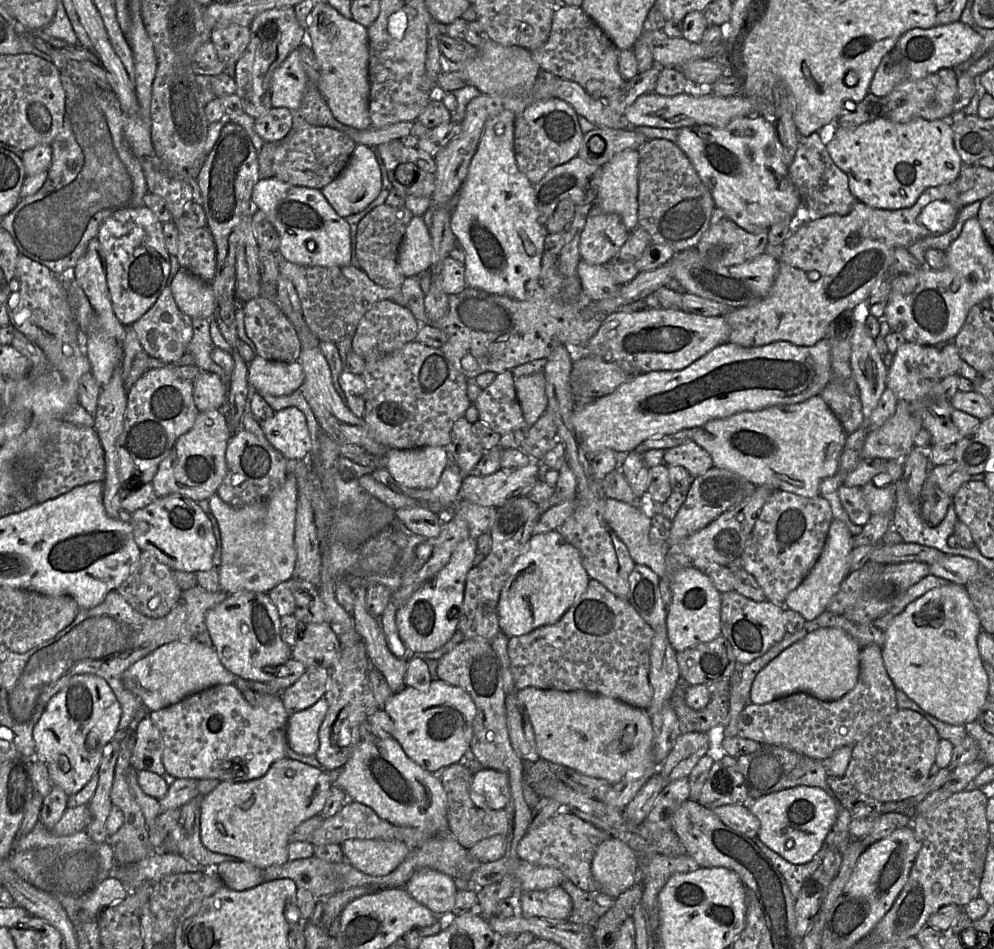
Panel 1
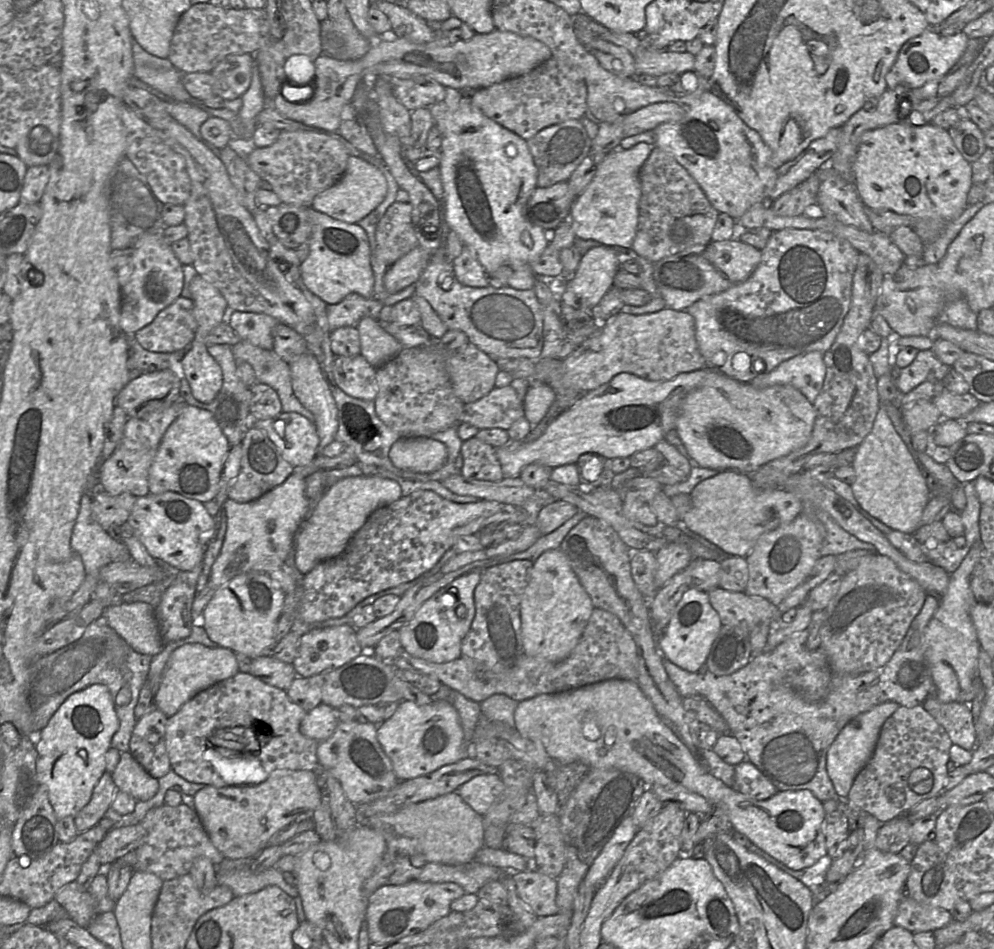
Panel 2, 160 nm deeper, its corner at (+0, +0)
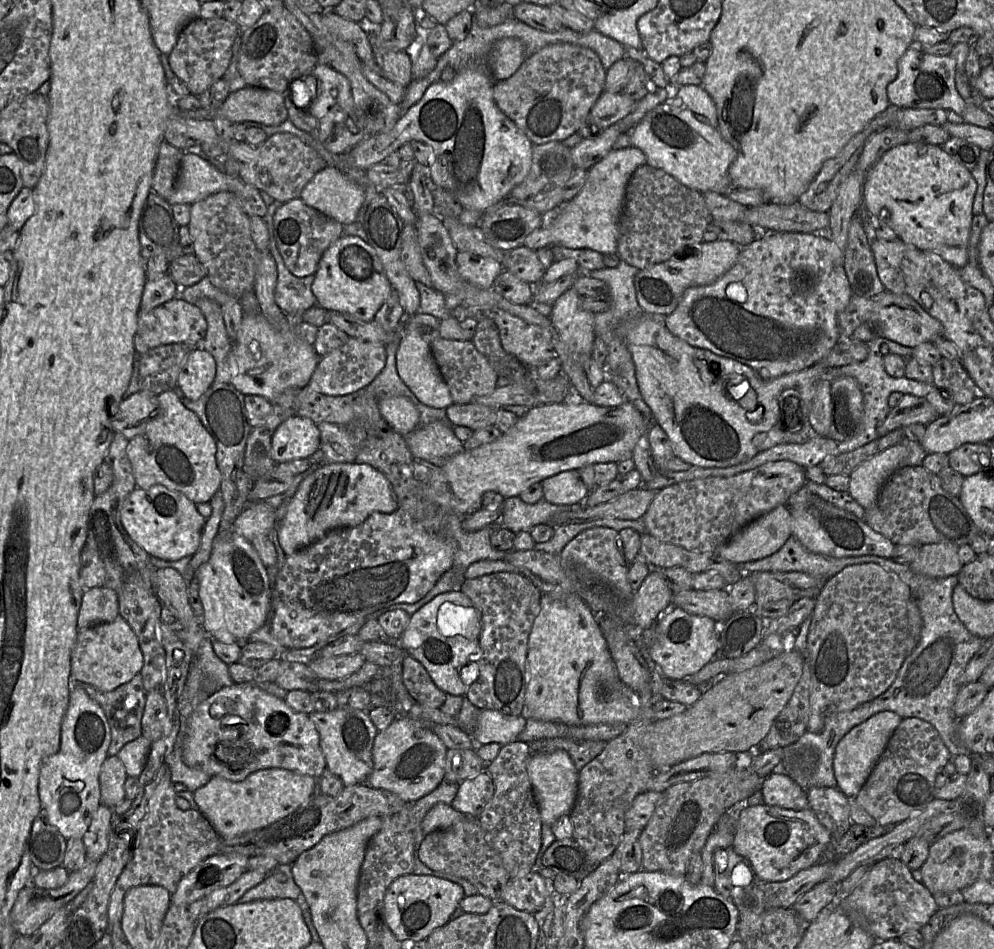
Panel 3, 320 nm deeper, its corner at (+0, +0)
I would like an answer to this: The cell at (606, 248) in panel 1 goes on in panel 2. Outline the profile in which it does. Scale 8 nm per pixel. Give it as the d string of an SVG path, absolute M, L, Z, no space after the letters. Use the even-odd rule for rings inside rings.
M602 244L592 247L568 279L560 295L561 306L592 310L613 287L620 264L615 248Z

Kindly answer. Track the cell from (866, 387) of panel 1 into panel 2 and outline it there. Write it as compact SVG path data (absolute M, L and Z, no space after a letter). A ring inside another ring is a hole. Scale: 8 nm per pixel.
M880 400L873 427L859 445L851 464L855 471L851 488L861 508L871 516L895 531L914 534L919 528L930 492L913 456L886 414L885 404L892 403Z

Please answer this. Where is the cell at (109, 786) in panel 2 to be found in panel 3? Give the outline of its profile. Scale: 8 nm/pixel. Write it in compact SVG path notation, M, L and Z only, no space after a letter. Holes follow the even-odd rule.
M100 804L91 824L81 839L86 850L86 858L98 861L108 849L108 839L112 828L112 809Z

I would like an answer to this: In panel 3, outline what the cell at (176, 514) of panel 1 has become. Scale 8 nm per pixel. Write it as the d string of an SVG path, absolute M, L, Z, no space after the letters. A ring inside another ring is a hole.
M160 484L149 489L135 488L125 499L121 509L122 526L132 540L149 556L166 561L177 561L184 557L191 557L198 548L205 522L206 519L198 512L195 503L184 494L171 491Z

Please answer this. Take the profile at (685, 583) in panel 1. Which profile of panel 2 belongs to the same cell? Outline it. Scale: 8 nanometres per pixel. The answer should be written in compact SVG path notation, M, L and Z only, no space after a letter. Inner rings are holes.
M688 588L674 608L665 631L658 638L659 652L679 668L698 672L705 668L711 646L722 626L718 613L710 603L708 592Z

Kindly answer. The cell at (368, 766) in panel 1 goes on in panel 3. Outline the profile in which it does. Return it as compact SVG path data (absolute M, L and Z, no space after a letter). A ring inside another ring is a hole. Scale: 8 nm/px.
M338 707L329 712L313 711L308 715L319 732L320 747L327 768L341 778L344 786L365 783L373 770L372 749L378 733L369 713L358 709Z

